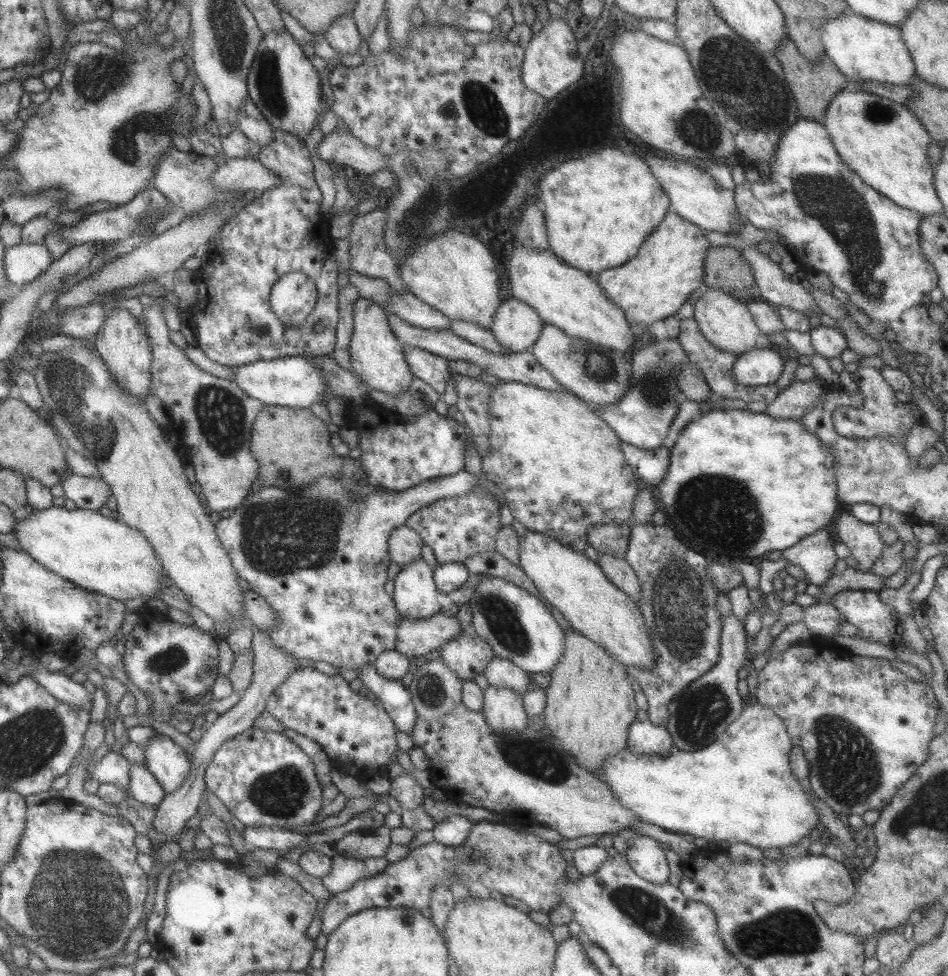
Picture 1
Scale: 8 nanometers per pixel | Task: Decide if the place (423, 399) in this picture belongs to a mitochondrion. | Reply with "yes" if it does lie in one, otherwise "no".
no

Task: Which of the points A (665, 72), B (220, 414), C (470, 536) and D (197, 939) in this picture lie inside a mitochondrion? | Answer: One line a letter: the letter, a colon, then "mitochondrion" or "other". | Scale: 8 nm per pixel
A: other
B: mitochondrion
C: other
D: other

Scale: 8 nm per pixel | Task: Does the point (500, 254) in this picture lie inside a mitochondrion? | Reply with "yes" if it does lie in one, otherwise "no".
no

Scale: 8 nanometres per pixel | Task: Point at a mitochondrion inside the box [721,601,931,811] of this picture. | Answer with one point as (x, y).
(848, 769)

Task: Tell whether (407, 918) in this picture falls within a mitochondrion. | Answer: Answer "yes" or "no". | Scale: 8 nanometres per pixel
no

